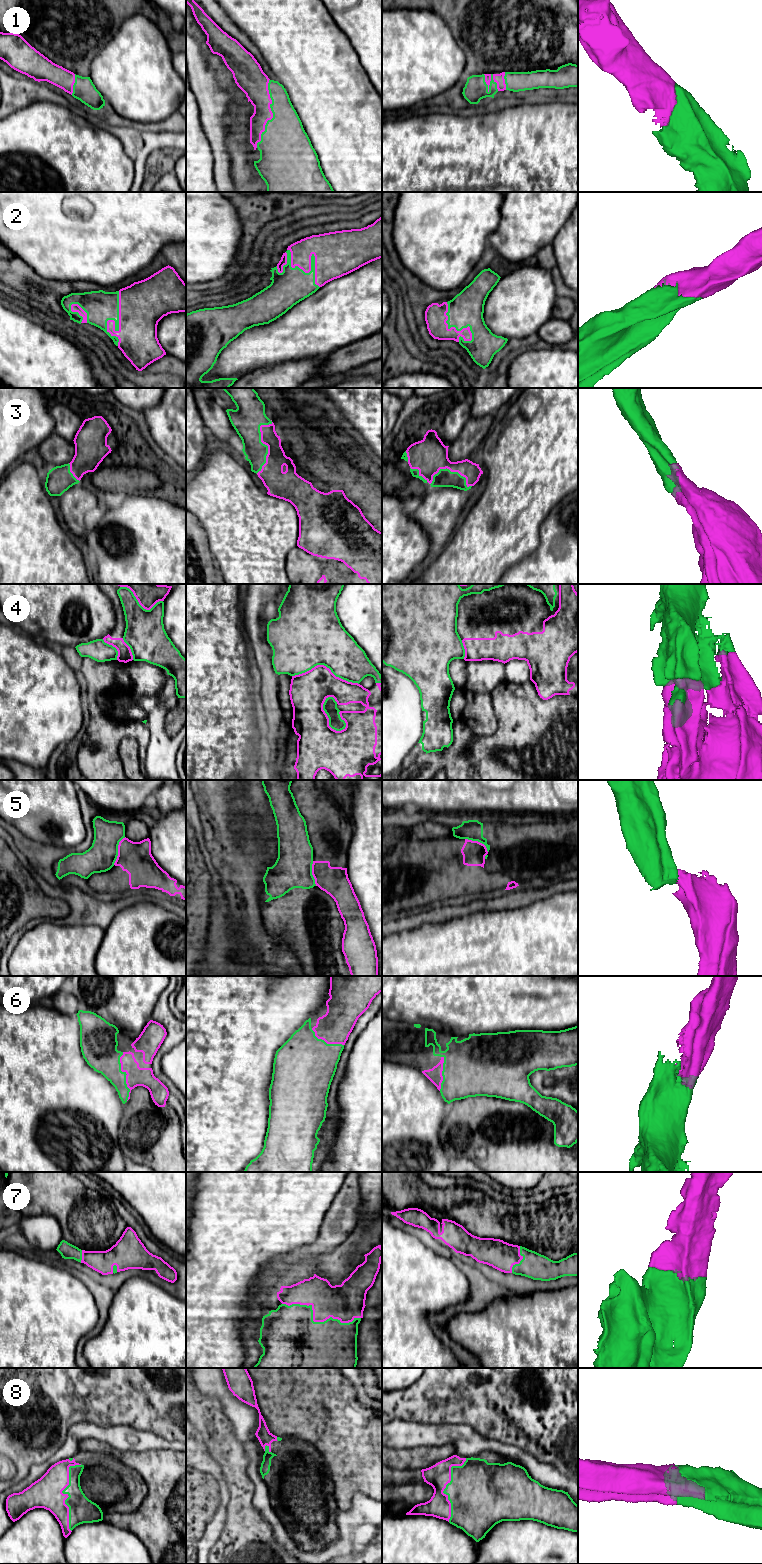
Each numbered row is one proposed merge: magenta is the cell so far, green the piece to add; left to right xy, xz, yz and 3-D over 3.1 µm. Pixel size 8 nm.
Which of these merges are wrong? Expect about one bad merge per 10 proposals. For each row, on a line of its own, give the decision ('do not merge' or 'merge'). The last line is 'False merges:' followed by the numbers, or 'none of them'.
1: merge
2: merge
3: merge
4: merge
5: do not merge
6: merge
7: merge
8: merge
False merges: 5

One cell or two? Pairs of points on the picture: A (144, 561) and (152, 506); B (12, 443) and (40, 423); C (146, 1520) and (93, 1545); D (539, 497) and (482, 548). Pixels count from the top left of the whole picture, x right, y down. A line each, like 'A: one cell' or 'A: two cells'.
A: one cell
B: one cell
C: two cells
D: one cell

